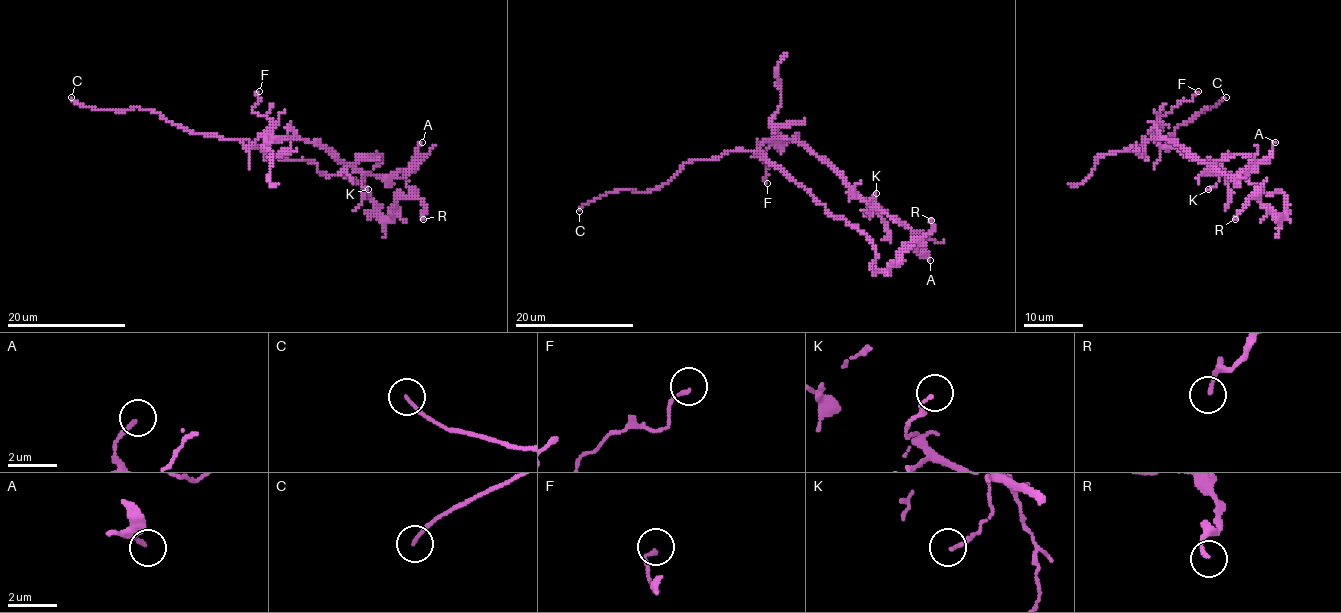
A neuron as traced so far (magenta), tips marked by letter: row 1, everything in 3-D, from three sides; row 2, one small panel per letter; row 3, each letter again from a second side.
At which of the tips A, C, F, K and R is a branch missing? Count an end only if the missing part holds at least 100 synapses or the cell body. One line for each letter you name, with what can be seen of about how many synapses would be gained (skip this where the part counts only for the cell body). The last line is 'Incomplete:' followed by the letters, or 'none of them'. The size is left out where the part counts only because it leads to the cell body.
Incomplete: C

